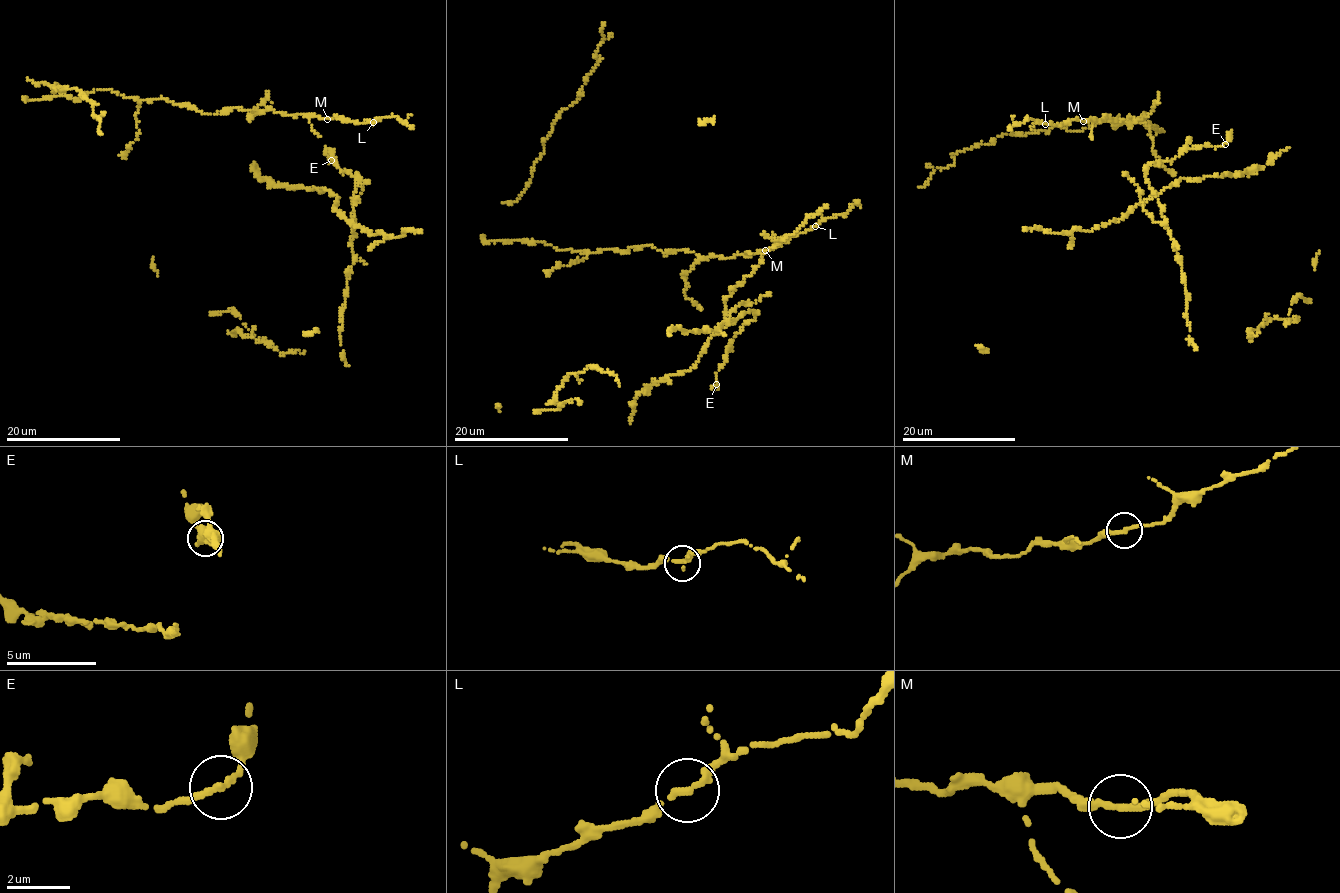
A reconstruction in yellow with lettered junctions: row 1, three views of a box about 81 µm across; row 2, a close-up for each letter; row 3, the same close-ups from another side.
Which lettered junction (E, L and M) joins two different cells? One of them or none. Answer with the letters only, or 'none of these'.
none of these

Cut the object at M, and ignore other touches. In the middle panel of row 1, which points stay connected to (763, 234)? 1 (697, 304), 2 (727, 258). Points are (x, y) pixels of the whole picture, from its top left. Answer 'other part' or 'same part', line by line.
1: other part
2: other part

